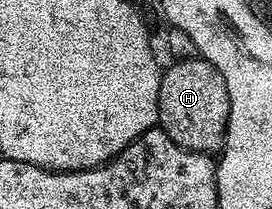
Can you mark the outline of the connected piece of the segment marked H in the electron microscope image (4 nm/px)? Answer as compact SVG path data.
M202 58L177 59L169 62L169 67L163 68L158 89L158 109L160 110L159 126L182 149L187 151L202 151L216 153L224 146L224 136L228 130L230 117L230 93L226 93L226 81L214 65L210 65Z

